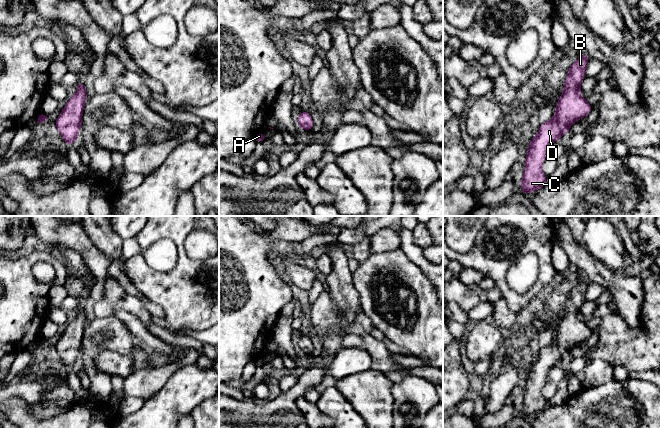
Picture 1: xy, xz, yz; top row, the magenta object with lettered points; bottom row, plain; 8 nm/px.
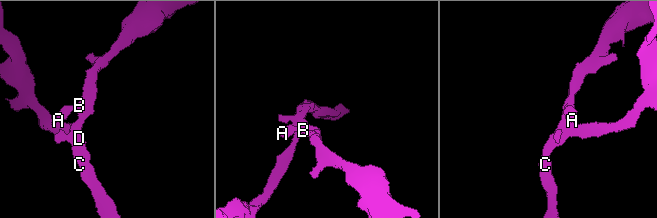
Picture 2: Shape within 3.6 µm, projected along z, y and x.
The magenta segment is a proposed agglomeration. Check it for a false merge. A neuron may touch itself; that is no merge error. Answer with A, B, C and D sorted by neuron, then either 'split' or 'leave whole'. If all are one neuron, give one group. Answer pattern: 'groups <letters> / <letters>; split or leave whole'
groups A B C D; leave whole

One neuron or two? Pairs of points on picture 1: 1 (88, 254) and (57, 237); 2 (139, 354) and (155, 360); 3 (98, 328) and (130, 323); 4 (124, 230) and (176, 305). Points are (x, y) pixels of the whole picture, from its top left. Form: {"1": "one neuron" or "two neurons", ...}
{"1": "one neuron", "2": "one neuron", "3": "two neurons", "4": "two neurons"}

